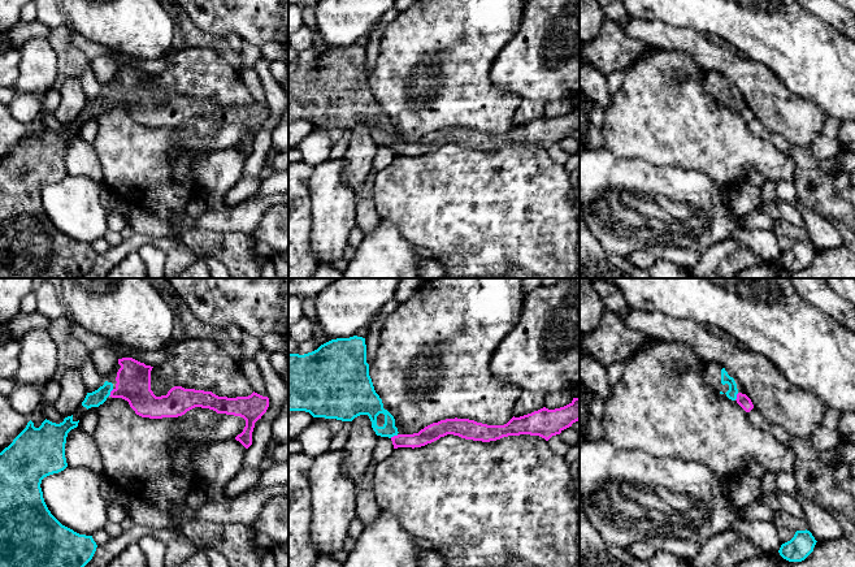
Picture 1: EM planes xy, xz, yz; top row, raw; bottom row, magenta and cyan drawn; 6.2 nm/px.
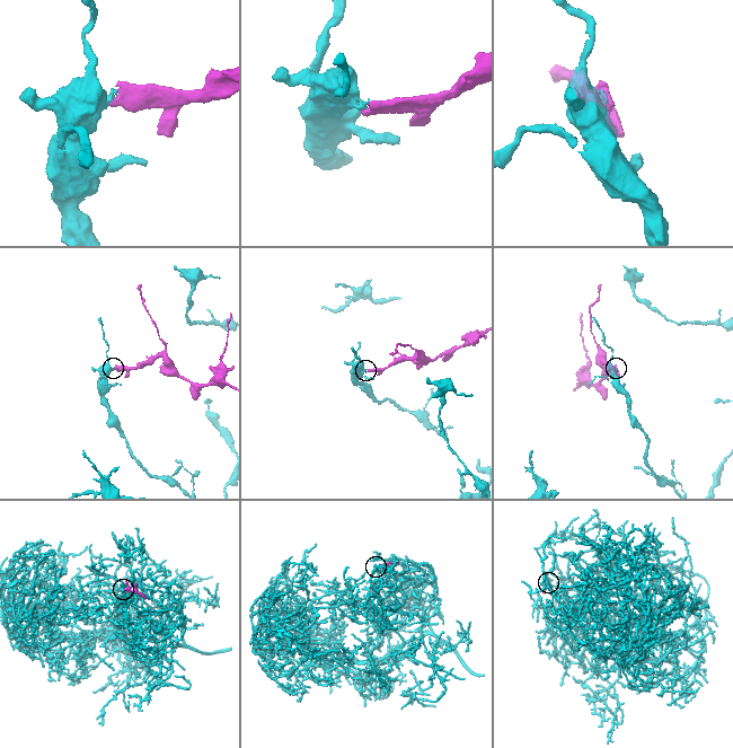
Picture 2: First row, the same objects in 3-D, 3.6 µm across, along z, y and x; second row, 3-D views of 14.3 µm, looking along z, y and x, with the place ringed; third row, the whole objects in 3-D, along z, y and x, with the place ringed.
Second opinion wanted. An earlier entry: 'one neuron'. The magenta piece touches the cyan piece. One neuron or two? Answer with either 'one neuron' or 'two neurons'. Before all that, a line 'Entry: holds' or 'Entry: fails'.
Entry: holds
one neuron

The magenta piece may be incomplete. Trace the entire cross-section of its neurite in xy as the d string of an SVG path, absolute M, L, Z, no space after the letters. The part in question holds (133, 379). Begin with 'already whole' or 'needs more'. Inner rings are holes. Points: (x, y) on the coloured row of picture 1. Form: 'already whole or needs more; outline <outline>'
needs more; outline M133 358L118 359L118 364L121 368L116 377L117 384L105 381L97 390L87 393L82 402L83 407L87 410L99 407L108 397L112 397L127 401L136 415L149 419L178 417L195 407L240 416L246 420L246 427L235 440L246 449L252 445L255 423L261 419L269 407L269 398L255 391L248 397L227 398L218 397L212 391L174 386L166 395L156 397L151 390L151 371L153 367Z

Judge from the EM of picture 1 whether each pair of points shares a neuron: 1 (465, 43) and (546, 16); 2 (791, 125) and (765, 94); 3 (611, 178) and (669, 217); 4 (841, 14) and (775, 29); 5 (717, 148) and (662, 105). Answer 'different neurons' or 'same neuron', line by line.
1: different neurons
2: same neuron
3: same neuron
4: different neurons
5: same neuron

